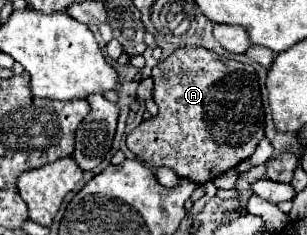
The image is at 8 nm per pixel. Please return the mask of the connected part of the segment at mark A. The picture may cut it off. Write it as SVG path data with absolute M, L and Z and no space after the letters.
M190 45L176 49L168 59L160 61L152 69L152 79L158 115L146 123L140 123L126 137L128 149L146 165L154 169L168 167L178 177L190 179L194 183L208 183L220 177L224 171L234 169L238 163L246 161L264 139L262 95L258 75L252 65L234 59L222 59L204 47Z

